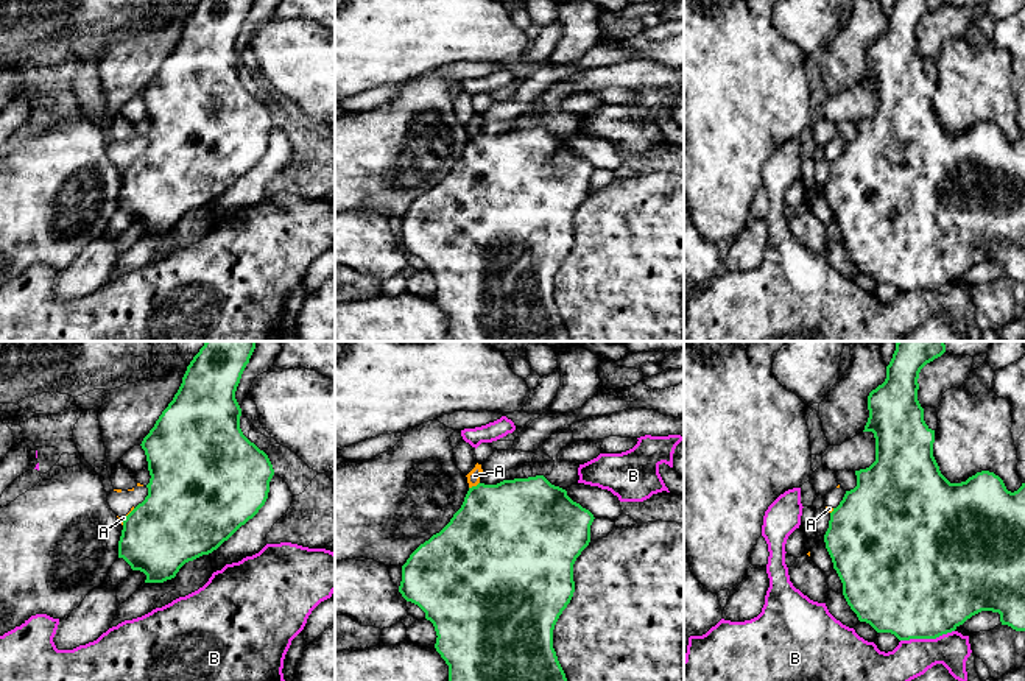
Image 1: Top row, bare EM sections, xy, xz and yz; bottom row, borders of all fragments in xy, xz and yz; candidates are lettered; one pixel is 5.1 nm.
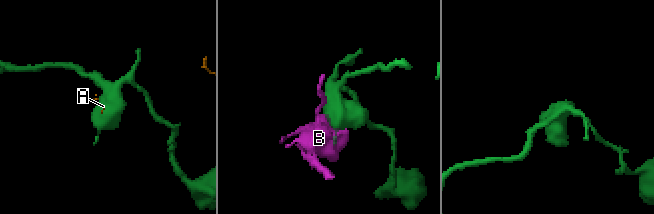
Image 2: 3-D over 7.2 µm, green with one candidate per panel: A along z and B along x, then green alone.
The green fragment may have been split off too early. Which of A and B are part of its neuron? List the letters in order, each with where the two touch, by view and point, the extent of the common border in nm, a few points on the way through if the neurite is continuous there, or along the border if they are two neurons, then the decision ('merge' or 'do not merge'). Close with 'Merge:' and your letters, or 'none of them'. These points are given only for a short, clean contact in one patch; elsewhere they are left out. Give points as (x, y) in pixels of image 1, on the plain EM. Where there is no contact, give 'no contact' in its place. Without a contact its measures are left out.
A: contact xz (474, 137); length 70 nm; do not merge
B: contact yz (927, 289); length 280 nm; do not merge
Merge: none of them

